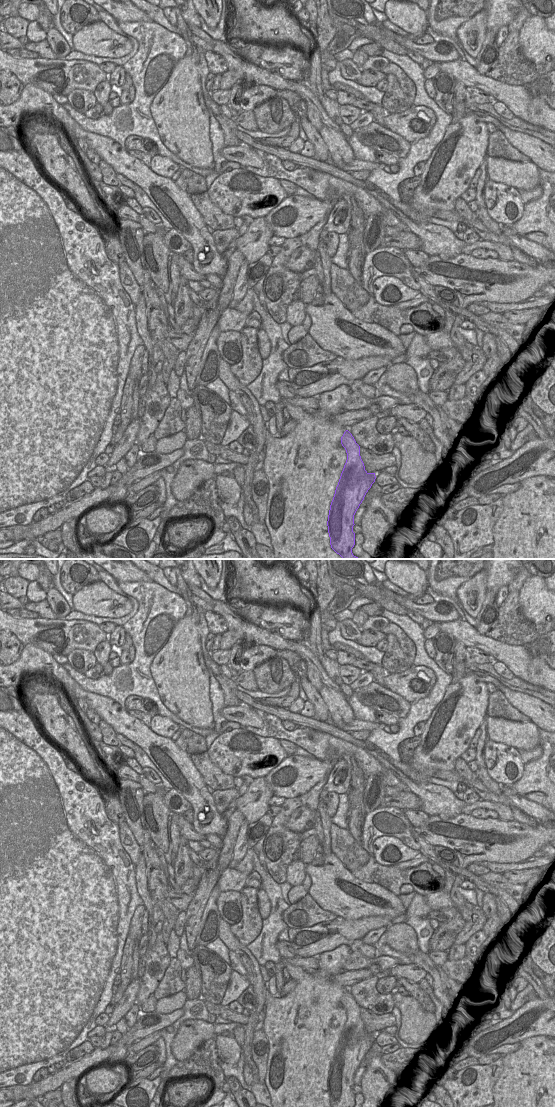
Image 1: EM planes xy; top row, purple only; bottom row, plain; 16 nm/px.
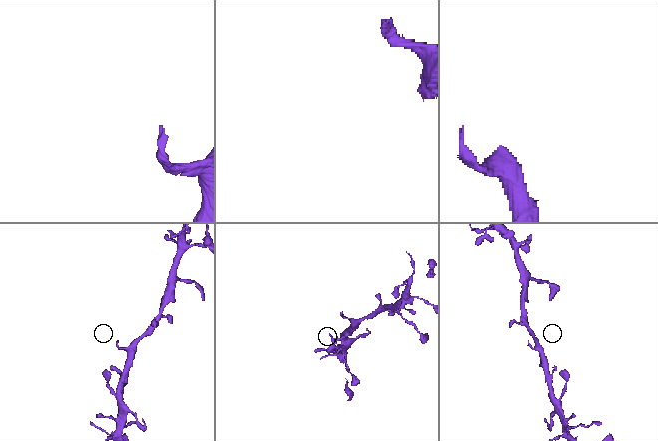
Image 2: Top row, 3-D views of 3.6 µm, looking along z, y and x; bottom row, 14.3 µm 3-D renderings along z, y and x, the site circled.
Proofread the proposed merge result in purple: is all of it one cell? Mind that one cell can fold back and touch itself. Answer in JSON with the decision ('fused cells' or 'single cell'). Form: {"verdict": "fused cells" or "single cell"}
{"verdict": "single cell"}

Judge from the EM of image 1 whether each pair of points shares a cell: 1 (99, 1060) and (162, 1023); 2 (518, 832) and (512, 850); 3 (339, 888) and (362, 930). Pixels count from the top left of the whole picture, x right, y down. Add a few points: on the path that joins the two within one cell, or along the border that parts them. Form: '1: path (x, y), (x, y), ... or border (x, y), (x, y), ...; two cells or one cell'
1: path (115, 1047), (136, 1033), (146, 1023); one cell
2: path (518, 836), (512, 846); one cell
3: border (379, 915), (363, 916), (356, 919), (337, 917); two cells

